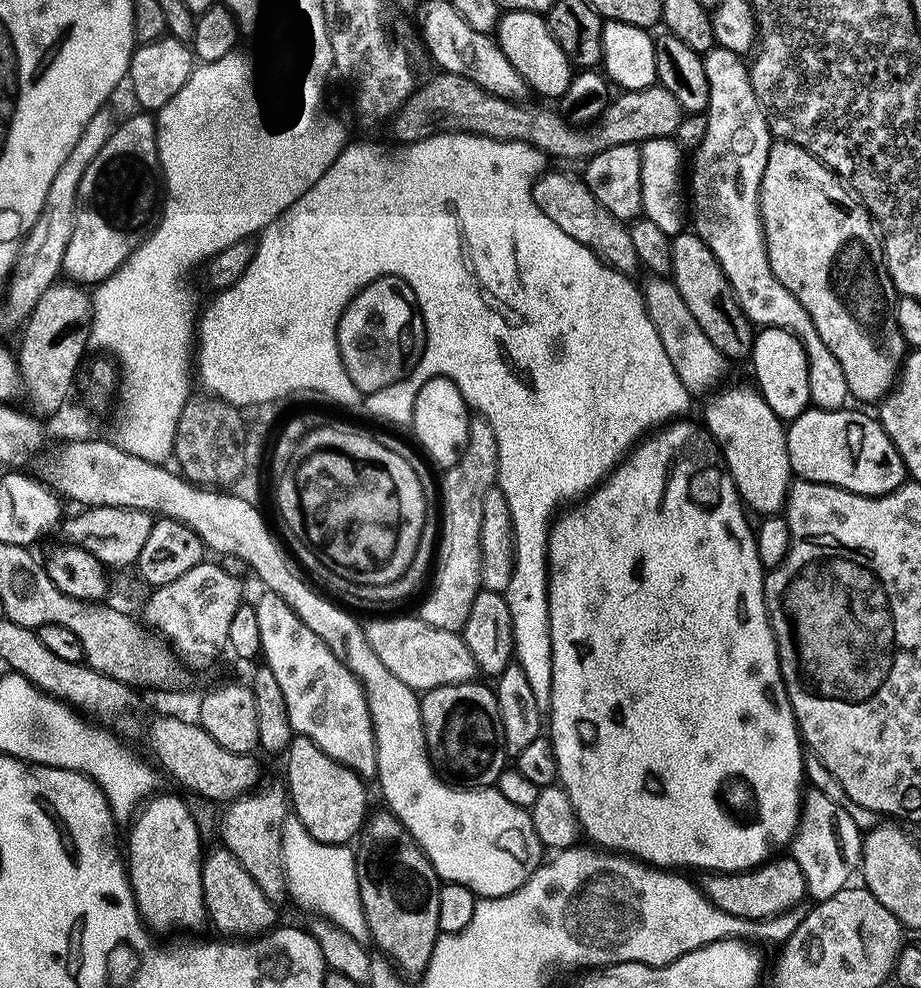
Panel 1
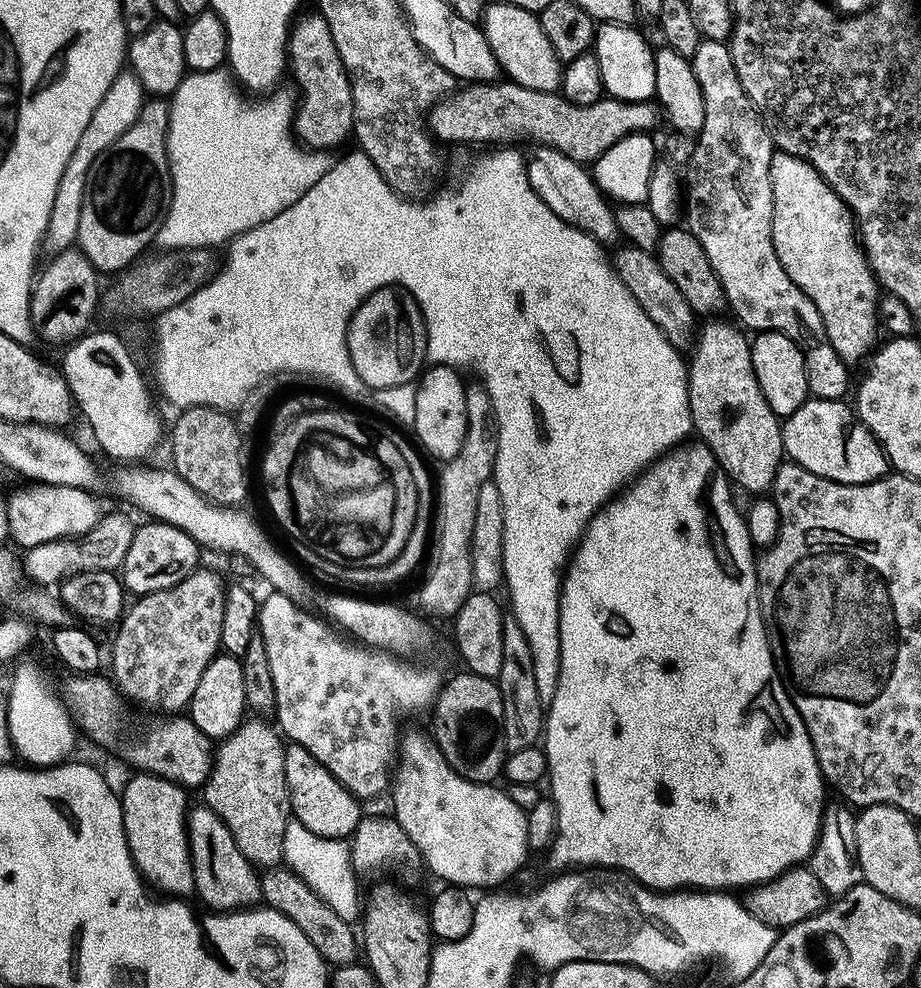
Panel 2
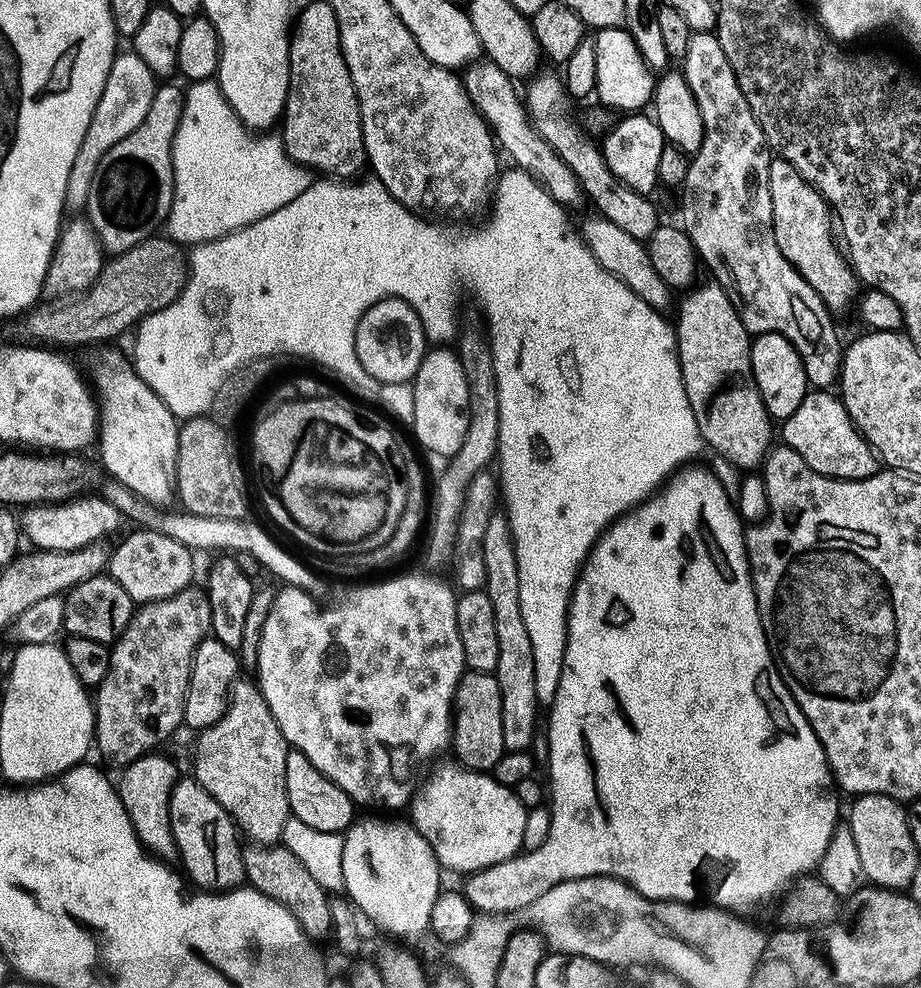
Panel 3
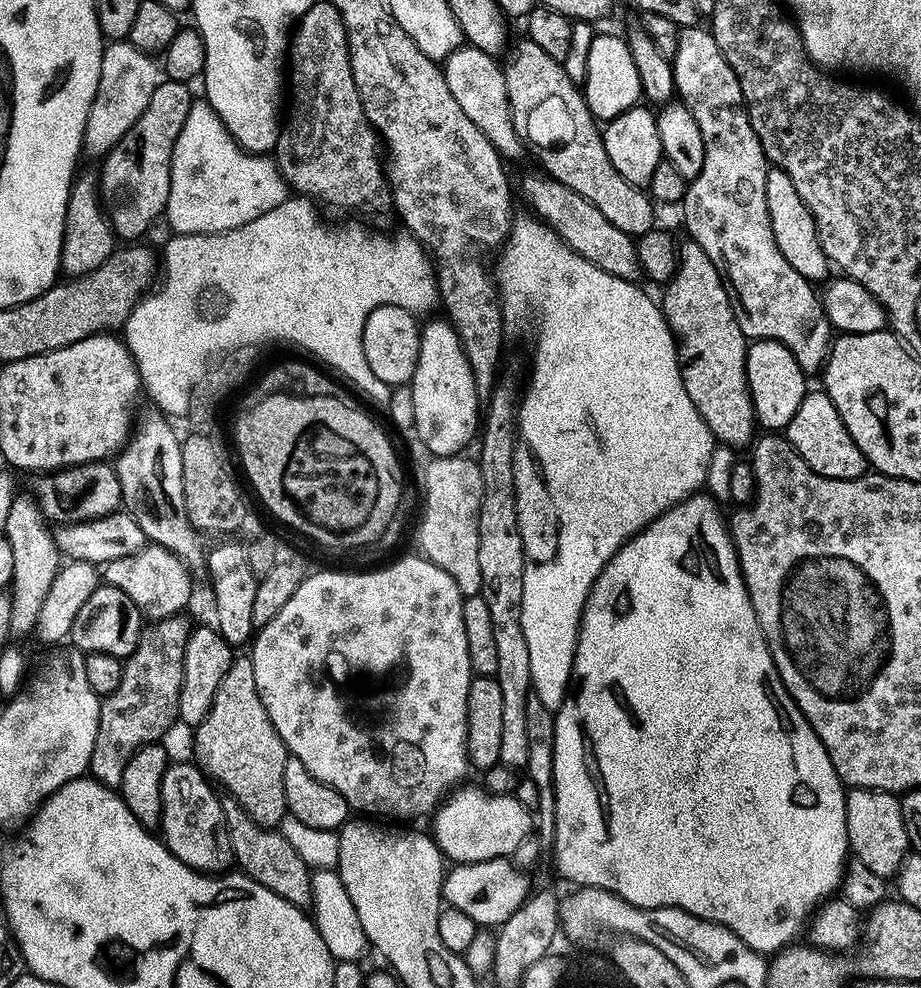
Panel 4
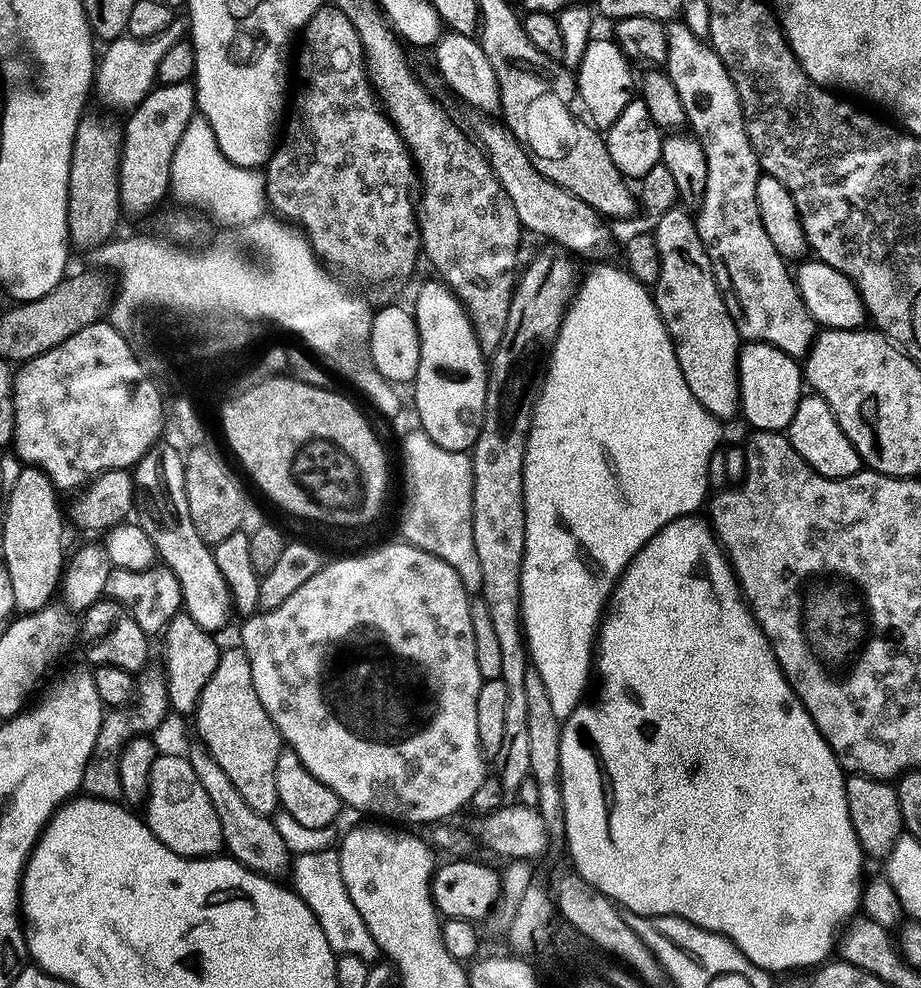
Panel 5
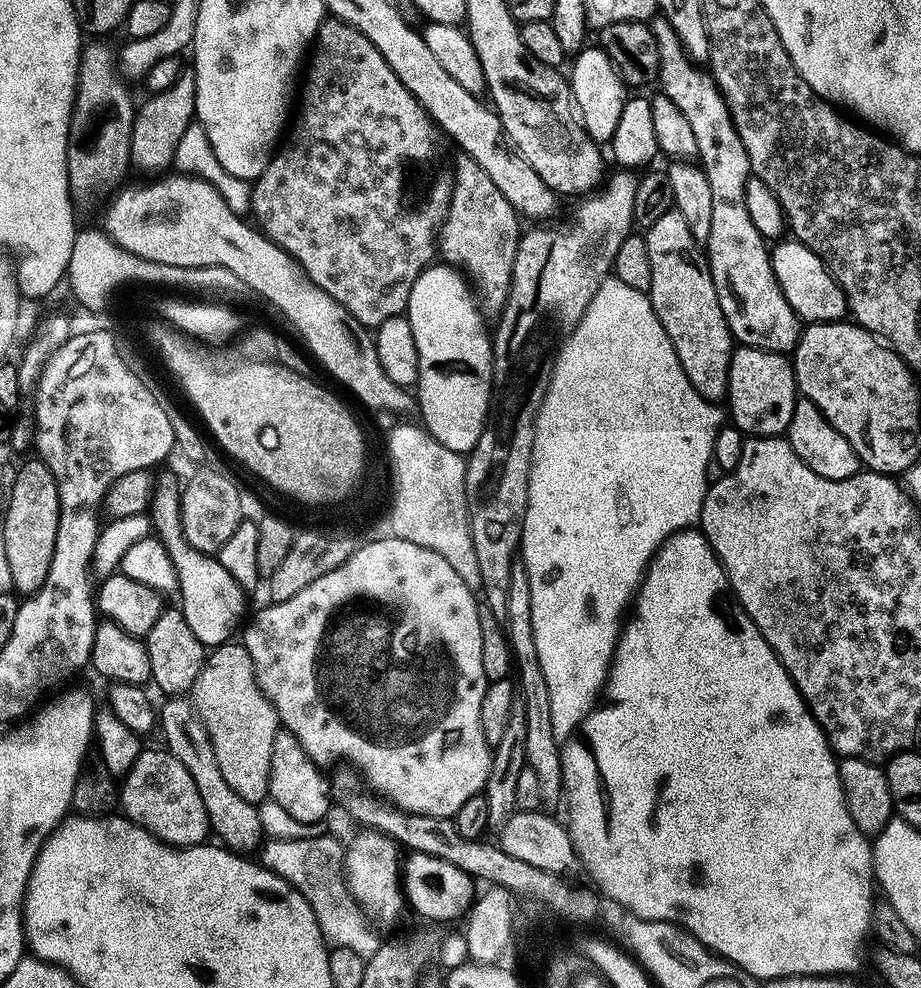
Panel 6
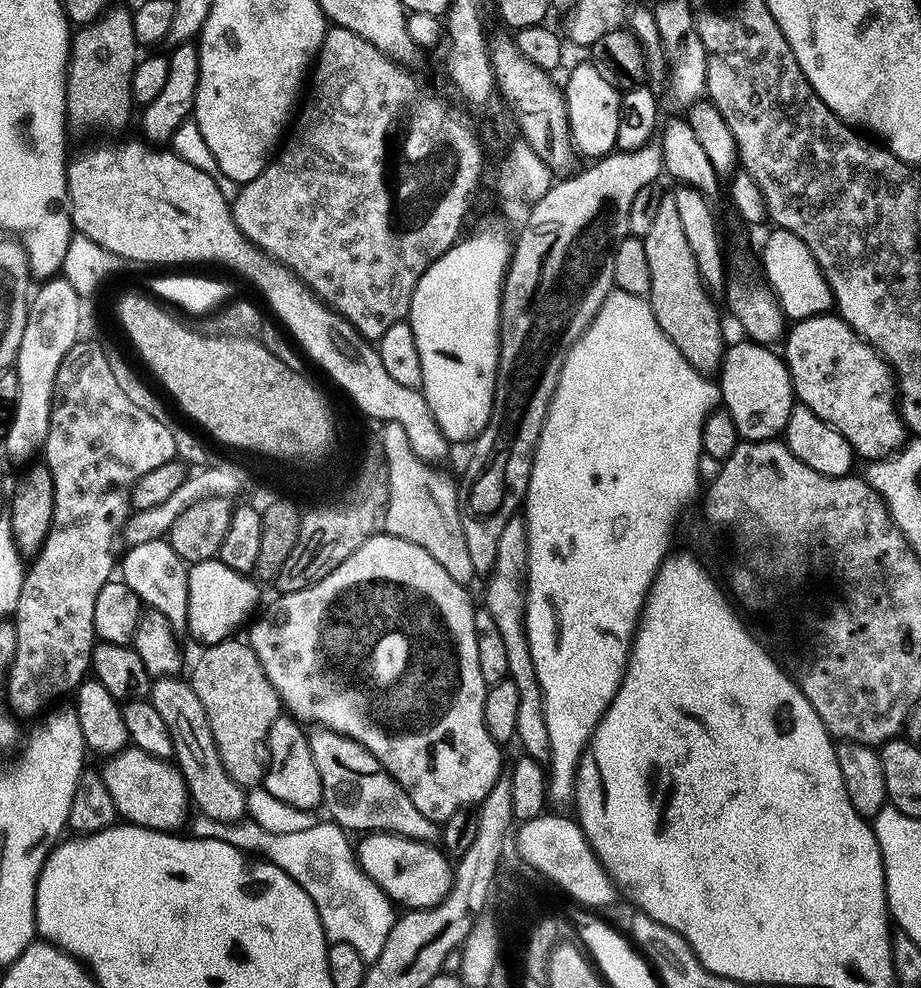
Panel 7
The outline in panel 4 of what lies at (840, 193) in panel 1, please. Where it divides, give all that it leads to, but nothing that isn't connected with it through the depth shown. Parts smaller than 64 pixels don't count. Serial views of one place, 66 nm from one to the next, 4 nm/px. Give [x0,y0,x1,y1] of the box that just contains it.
[766,167,830,282]

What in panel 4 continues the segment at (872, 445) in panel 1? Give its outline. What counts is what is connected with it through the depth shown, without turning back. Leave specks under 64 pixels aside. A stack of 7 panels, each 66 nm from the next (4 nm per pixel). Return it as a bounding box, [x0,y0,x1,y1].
[786,390,869,480]

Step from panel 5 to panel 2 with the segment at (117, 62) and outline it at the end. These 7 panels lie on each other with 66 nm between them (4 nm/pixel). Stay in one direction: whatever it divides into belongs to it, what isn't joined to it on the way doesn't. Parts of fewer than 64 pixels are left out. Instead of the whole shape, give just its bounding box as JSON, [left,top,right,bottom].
[47,70,146,238]

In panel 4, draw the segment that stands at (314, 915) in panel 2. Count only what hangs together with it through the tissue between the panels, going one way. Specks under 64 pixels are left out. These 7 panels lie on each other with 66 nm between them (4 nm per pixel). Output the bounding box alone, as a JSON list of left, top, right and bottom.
[222,796,312,909]

